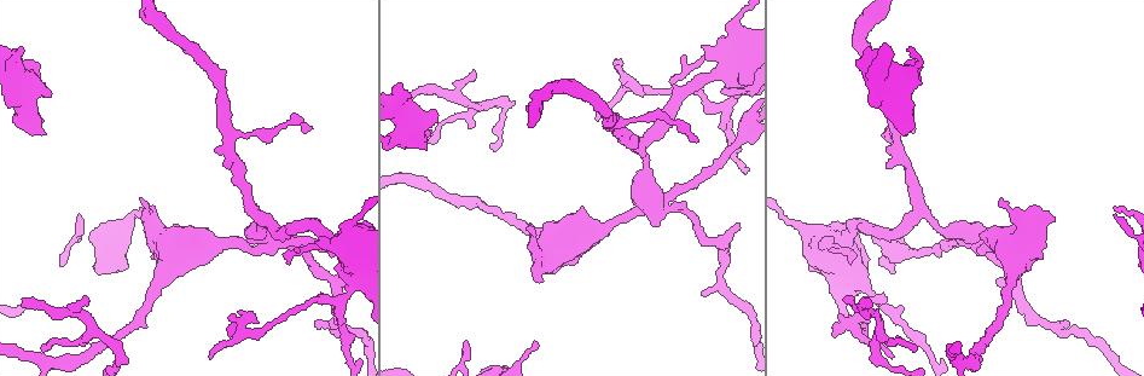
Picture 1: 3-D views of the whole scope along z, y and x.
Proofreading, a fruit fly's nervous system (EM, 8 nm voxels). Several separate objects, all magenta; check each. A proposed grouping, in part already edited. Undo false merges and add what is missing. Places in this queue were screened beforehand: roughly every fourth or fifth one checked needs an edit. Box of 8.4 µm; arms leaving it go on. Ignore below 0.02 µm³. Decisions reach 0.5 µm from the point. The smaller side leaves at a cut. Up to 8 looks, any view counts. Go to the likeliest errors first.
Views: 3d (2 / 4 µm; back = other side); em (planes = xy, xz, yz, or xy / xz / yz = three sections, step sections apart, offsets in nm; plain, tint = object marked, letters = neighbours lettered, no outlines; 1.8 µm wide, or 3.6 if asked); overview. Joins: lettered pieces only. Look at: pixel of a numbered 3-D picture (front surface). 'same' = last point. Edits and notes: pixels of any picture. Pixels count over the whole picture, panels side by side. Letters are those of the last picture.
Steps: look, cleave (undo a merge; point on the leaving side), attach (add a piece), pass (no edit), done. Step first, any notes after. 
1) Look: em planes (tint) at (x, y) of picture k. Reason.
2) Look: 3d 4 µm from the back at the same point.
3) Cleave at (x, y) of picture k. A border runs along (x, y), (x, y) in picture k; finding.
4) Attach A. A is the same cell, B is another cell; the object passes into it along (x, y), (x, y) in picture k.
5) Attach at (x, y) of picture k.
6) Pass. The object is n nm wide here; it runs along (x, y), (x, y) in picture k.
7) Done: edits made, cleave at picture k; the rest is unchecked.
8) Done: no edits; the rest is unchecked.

Look: 3d 2 µm at (905, 132) of picture 1. Branch stops here.

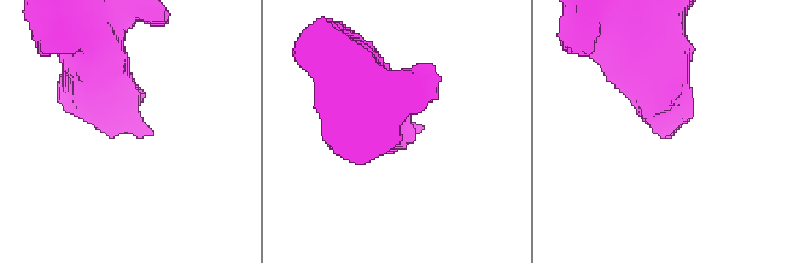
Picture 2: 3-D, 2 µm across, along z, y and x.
Look: em planes (letters) at (148, 134) of picture 2. Shape alone is not enough.

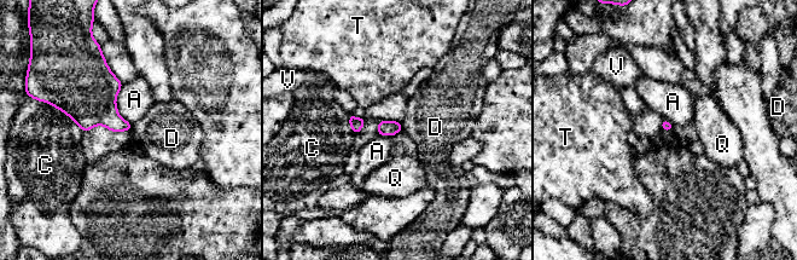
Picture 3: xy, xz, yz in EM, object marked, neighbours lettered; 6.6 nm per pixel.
Pass. A, C, D, Q, T and V are other cells; a border runs along (400, 123), (402, 130) in picture 3; no lettered piece goes on from it.

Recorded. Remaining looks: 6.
Look: em planes (letters) at (534, 340) of picture 1. End of a long branch.

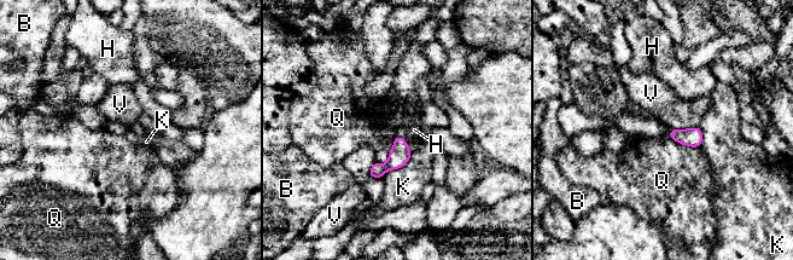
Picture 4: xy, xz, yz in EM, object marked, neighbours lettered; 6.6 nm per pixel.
Pass. The object is 120 nm wide here; B, H, K, Q and V are other cells; a border runs along (670, 137), (680, 143), (699, 148) in picture 4; no lettered piece goes on from it.

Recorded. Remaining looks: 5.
Look: em yz step 16 (letters) at (651, 207) of picture 1. Thick turns thin.

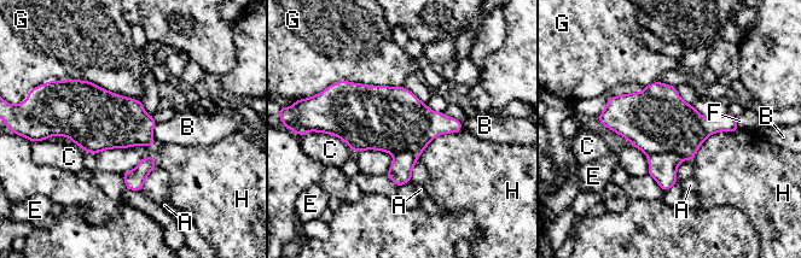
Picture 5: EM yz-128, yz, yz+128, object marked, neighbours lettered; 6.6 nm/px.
Cleave at (662, 166) of picture 5. The object is 340 nm wide here; A, B, C, E, F, G and H are other cells; a border runs along (648, 153), (675, 152), (683, 159) in picture 5; a second cell is stuck on.

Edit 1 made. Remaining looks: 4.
Look: overview.

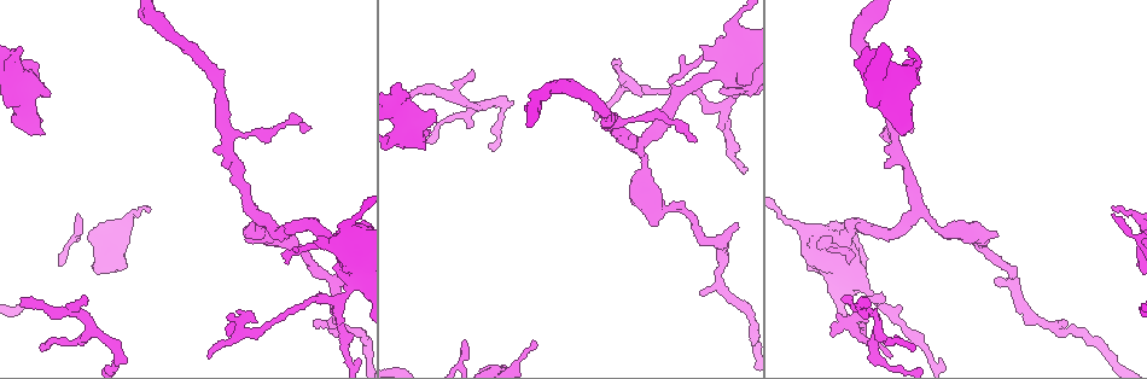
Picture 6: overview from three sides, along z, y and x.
Look: em xz step 4 (tint) at (474, 72) of picture 6. Branch stops here.

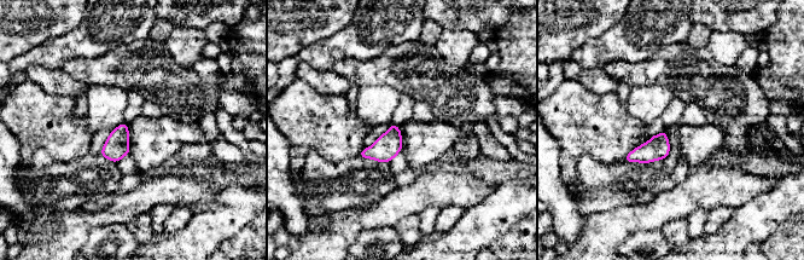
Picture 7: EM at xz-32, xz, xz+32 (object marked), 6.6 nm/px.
Look: em planes (letters) at the same point.

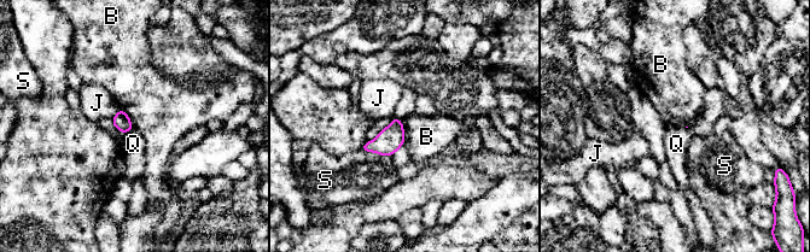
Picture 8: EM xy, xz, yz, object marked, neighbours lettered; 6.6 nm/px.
Pass. B, J, Q and S are other cells; a border runs along (121, 109), (127, 115), (133, 128) in picture 8; no lettered piece goes on from it.

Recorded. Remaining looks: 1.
Done: edits made, cleave at picture 5; the rest is unchecked.

